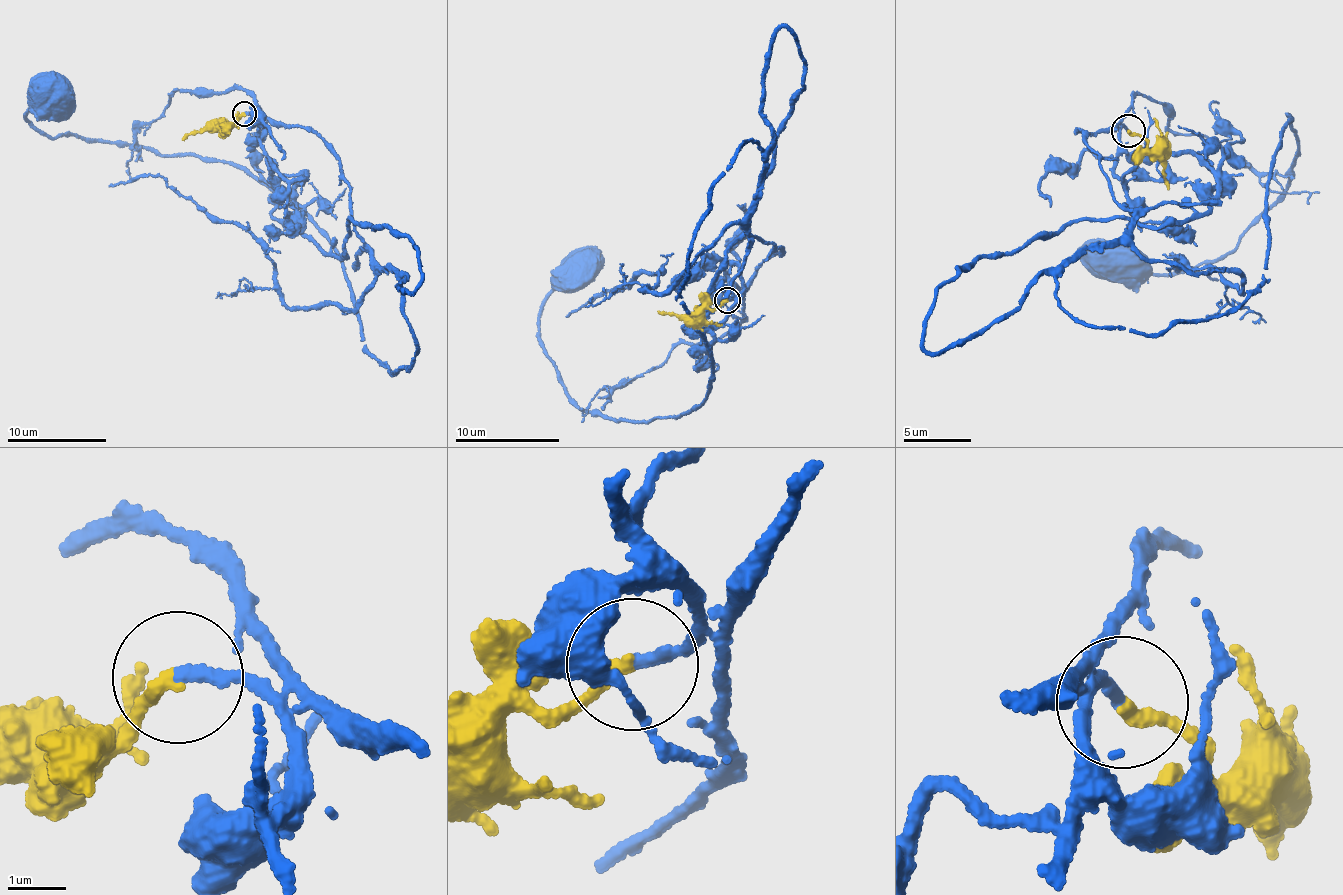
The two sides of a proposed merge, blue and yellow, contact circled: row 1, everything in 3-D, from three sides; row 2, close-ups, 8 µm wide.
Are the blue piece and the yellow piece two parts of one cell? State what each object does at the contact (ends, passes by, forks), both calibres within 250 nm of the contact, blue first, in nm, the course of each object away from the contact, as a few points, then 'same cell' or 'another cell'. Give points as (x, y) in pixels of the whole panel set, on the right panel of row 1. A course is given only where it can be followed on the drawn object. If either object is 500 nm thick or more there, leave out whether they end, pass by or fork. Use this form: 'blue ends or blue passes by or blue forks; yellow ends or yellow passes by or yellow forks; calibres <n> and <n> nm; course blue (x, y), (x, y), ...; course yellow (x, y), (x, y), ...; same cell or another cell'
blue ends; yellow ends; calibres 200 and 240 nm; course blue (1128, 130), (1075, 132), (1134, 209), (1058, 279), (1091, 325), (1240, 304), (1301, 155), (1121, 267); course yellow (1128, 130), (1166, 164), (1167, 191); same cell

